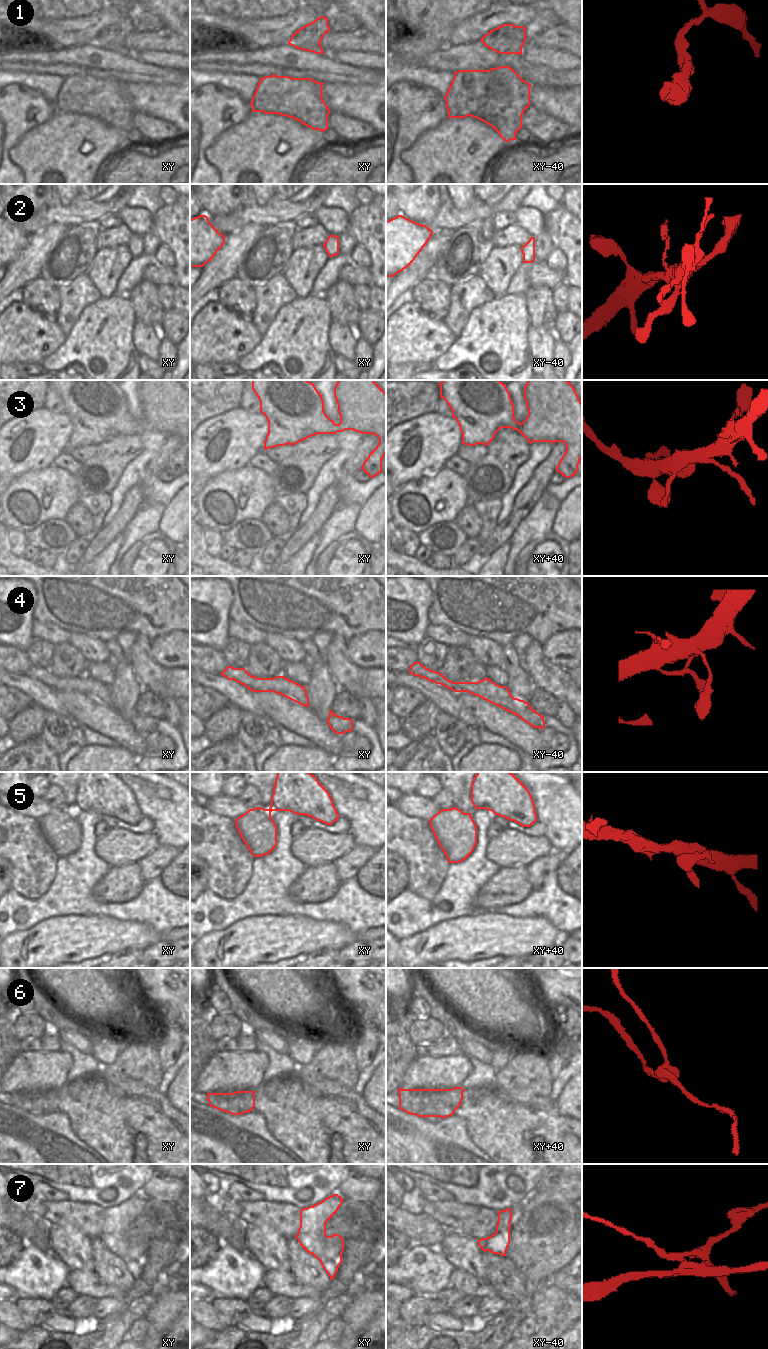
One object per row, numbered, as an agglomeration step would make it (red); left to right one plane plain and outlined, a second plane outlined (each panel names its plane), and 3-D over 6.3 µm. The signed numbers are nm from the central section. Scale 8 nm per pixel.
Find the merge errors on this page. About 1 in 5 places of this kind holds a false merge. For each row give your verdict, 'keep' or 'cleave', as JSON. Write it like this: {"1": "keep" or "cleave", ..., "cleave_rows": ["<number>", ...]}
{"1": "keep", "2": "keep", "3": "keep", "4": "keep", "5": "keep", "6": "cleave", "7": "cleave", "cleave_rows": ["6", "7"]}

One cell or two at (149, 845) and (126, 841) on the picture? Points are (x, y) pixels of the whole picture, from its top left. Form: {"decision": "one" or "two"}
{"decision": "one"}

